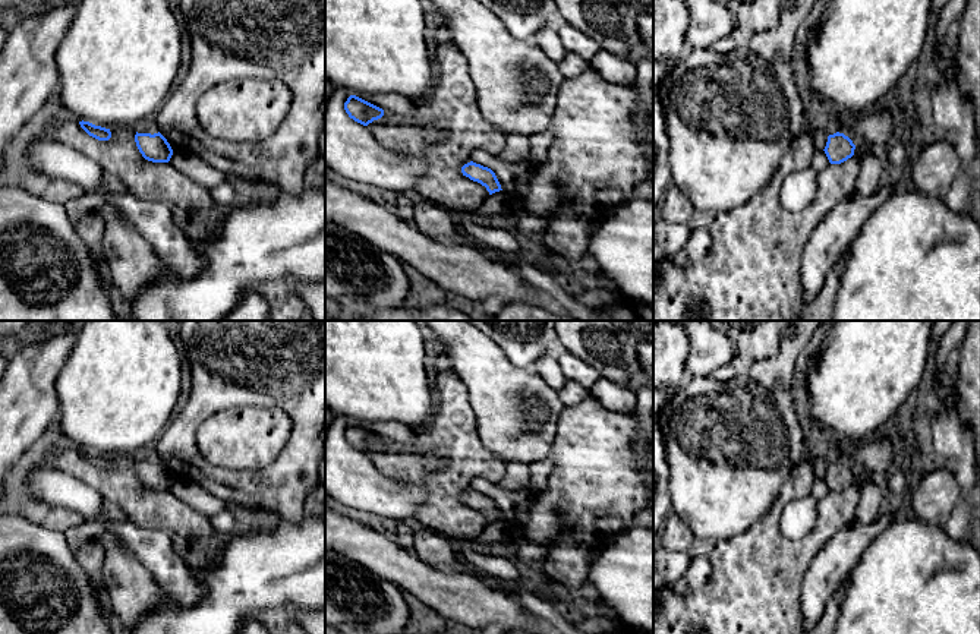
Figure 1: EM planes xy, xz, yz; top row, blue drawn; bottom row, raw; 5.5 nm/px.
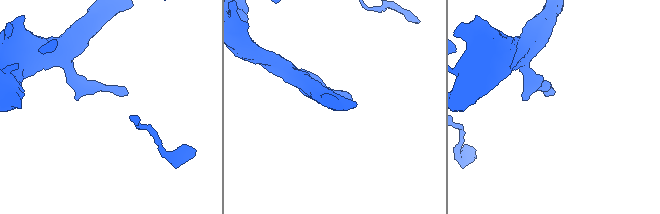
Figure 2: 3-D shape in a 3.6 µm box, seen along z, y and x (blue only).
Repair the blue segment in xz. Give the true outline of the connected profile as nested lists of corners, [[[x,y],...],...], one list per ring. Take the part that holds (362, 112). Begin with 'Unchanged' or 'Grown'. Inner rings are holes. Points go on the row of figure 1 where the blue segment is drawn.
Unchanged. [[[350,95],[344,102],[344,110],[350,119],[354,122],[368,126],[374,120],[378,120],[384,116],[384,110],[356,97]]]

